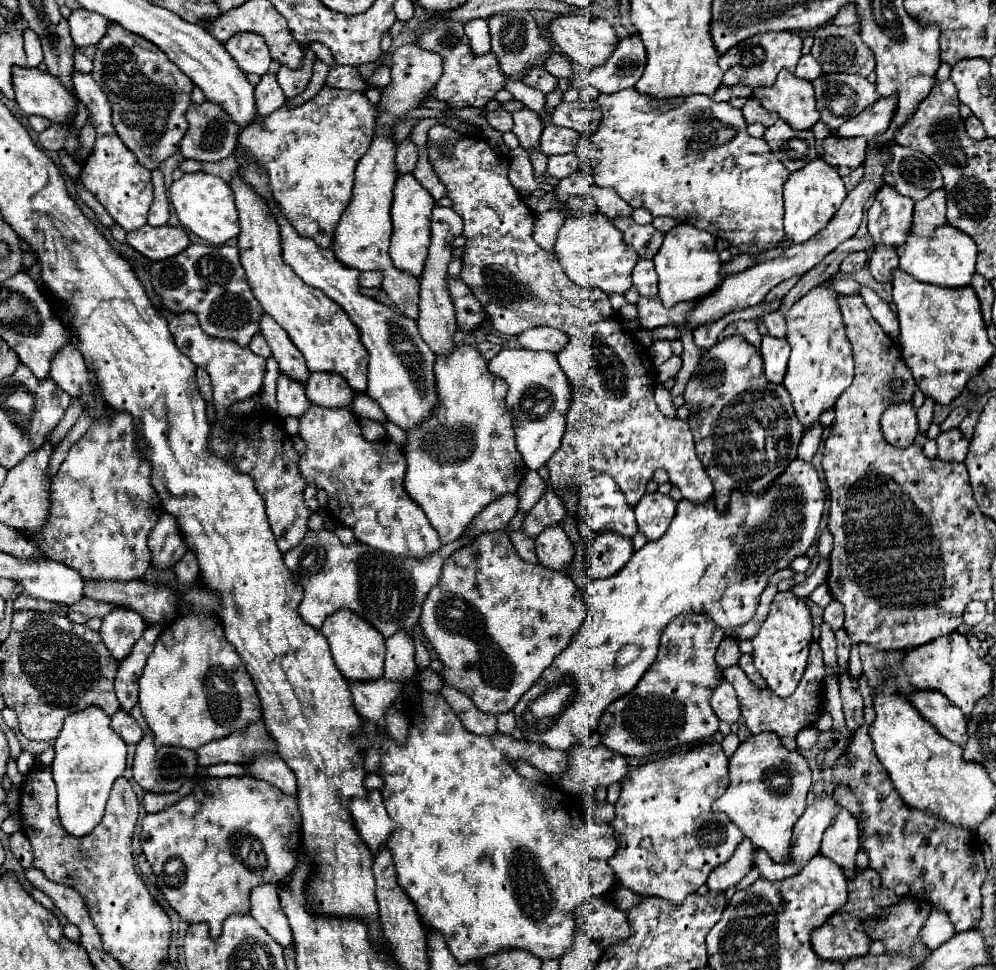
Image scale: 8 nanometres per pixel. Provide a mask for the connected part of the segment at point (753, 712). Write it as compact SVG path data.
M817 642L811 644L811 654L809 654L809 664L807 670L795 690L793 696L789 698L779 698L775 696L769 688L759 690L739 666L731 666L723 672L723 678L735 688L737 698L739 698L739 708L741 708L741 716L747 724L747 728L751 730L751 734L759 734L759 732L775 732L779 736L779 740L783 742L785 748L789 750L797 750L795 744L795 736L799 730L813 726L815 720L819 718L819 714L823 712L823 692L821 692L821 682L825 678L825 666L823 666L823 656L821 656L821 648Z

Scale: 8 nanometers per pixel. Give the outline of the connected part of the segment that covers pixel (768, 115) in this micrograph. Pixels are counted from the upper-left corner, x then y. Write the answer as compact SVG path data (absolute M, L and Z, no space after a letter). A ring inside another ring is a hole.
M749 98L747 104L743 106L743 118L745 118L747 124L759 122L759 124L763 124L763 126L773 126L773 124L779 120L779 114L777 114L777 112L767 112L767 110L759 104L759 100Z

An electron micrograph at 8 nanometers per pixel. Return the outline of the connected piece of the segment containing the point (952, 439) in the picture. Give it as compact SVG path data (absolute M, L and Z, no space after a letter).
M947 430L941 432L937 438L937 446L939 446L939 458L945 462L963 462L967 456L967 448L969 448L969 440L957 430Z

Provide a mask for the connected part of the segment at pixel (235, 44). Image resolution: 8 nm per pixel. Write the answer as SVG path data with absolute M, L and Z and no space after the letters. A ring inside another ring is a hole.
M243 32L243 34L235 34L231 36L231 40L225 42L227 52L237 60L239 68L243 72L251 72L251 74L267 74L267 68L271 64L271 56L267 50L267 44L263 38L259 38L257 34L251 32Z

